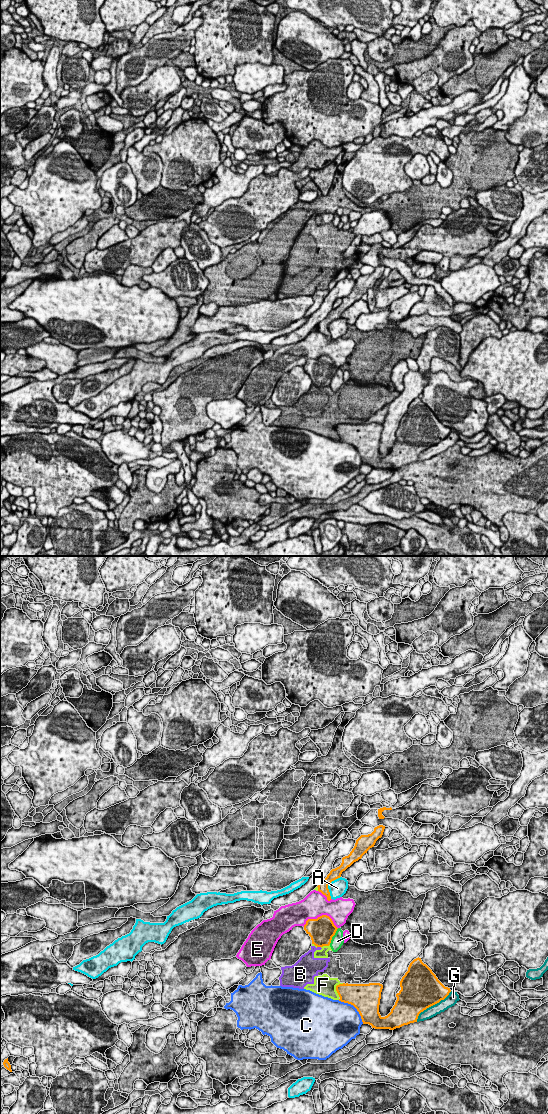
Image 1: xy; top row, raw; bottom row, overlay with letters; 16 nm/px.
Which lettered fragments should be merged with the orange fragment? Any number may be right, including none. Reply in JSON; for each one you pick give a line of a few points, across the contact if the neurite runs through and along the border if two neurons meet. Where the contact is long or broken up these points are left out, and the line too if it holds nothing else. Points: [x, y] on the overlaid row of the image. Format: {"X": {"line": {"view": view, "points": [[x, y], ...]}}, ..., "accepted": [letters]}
{"accepted": []}

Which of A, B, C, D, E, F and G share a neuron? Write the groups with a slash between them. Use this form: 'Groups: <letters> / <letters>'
Groups: A / B F / C / D / E / G

